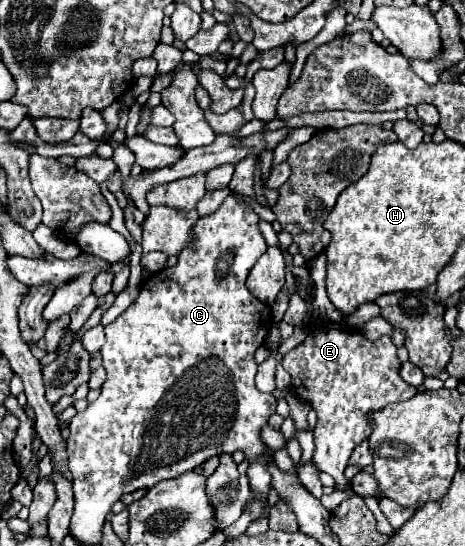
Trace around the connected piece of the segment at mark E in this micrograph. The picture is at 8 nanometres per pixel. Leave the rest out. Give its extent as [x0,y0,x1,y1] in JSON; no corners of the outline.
[281,328,417,490]

